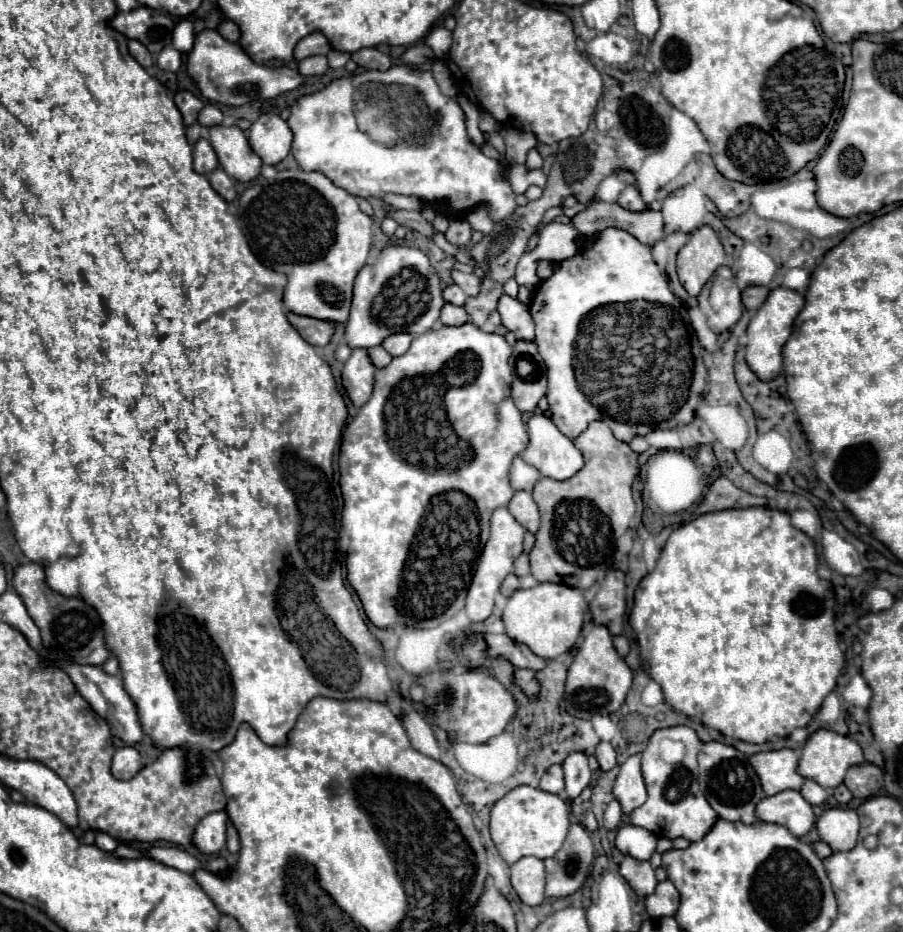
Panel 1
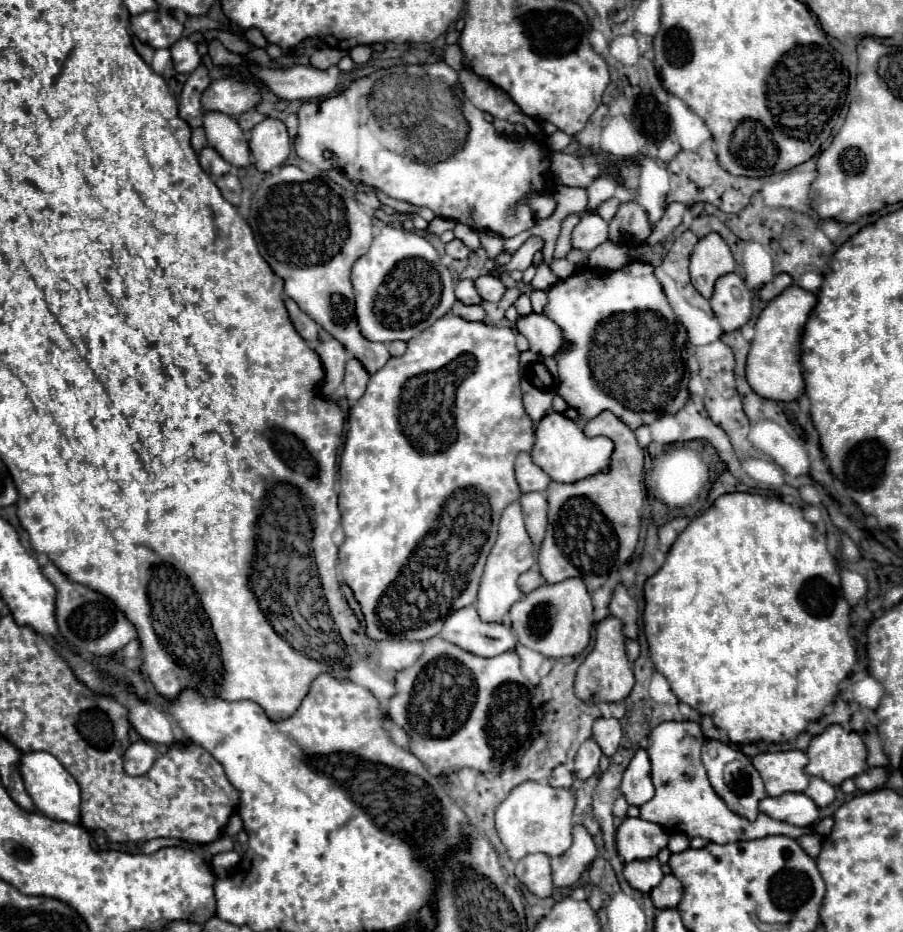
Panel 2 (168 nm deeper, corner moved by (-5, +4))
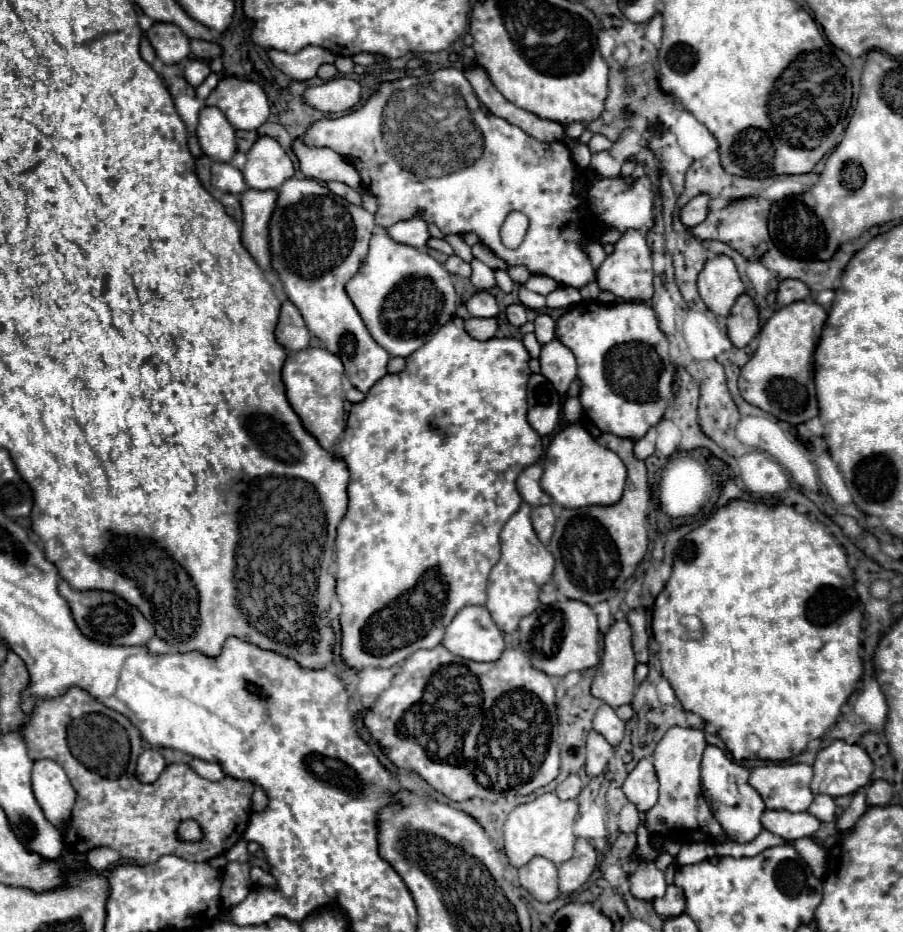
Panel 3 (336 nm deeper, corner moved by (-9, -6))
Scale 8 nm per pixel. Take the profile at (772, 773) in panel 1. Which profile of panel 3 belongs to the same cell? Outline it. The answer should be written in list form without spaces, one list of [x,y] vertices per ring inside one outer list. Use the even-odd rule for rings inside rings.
[[[767,764],[751,770],[749,784],[761,794],[769,810],[803,812],[813,802],[809,764]]]

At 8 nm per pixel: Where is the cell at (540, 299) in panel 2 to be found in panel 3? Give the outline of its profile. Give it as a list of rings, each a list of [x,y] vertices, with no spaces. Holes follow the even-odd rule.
[[[539,314],[533,324],[535,324],[535,336],[539,344],[547,344],[555,338],[555,320],[549,314]]]

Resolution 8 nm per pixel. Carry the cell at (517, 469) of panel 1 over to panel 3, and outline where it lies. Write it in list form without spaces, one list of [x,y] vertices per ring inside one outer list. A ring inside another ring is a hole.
[[[531,464],[517,476],[517,490],[519,490],[523,502],[527,502],[529,506],[551,504],[551,500],[553,500],[539,484],[541,474],[543,474],[543,468],[539,464]]]

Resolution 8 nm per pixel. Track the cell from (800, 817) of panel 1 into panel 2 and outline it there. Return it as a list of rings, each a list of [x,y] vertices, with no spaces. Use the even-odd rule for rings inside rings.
[[[781,794],[777,798],[763,798],[759,810],[769,818],[793,824],[793,826],[813,826],[819,820],[817,804],[805,794]]]

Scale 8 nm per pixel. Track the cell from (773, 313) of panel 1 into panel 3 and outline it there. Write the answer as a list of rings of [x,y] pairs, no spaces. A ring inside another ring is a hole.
[[[811,298],[783,306],[773,312],[759,332],[759,348],[753,358],[743,366],[739,376],[739,390],[743,398],[785,420],[801,424],[817,416],[817,398],[813,384],[813,352],[819,342],[827,312]]]

